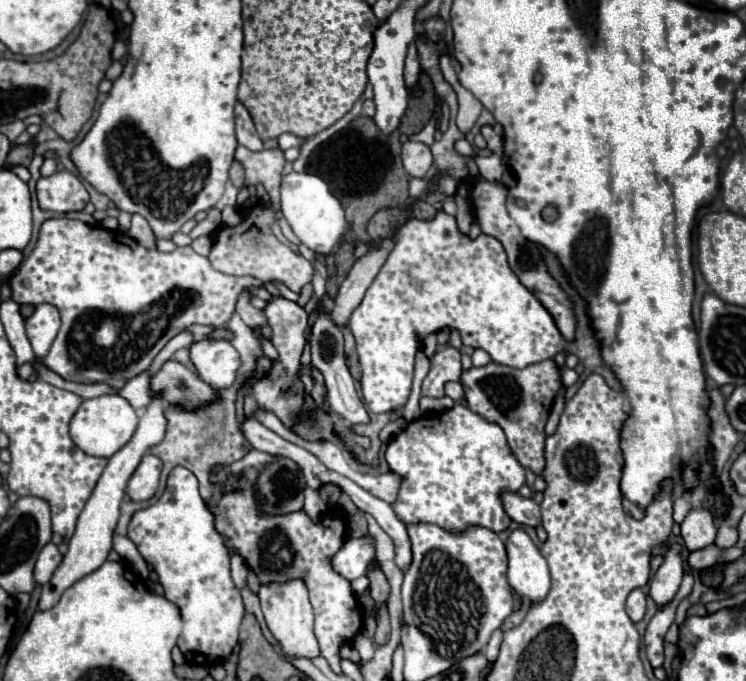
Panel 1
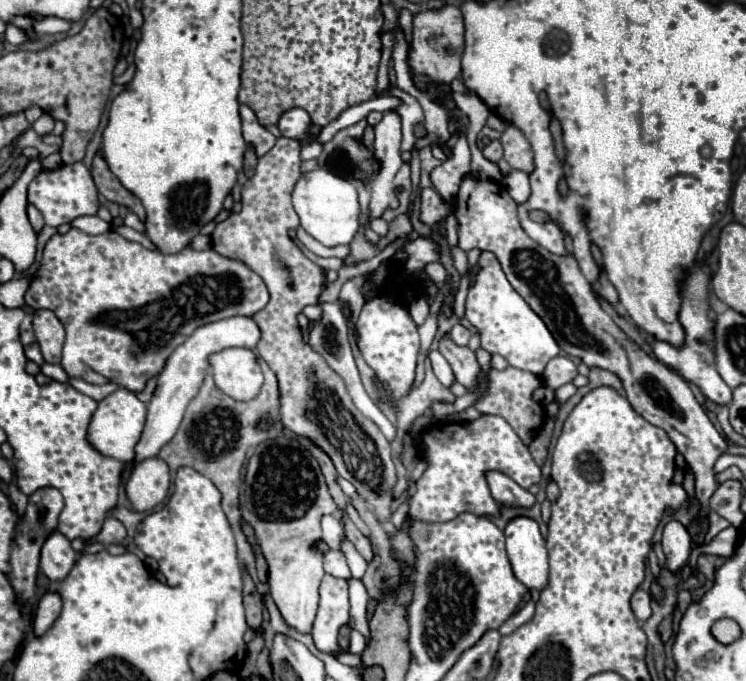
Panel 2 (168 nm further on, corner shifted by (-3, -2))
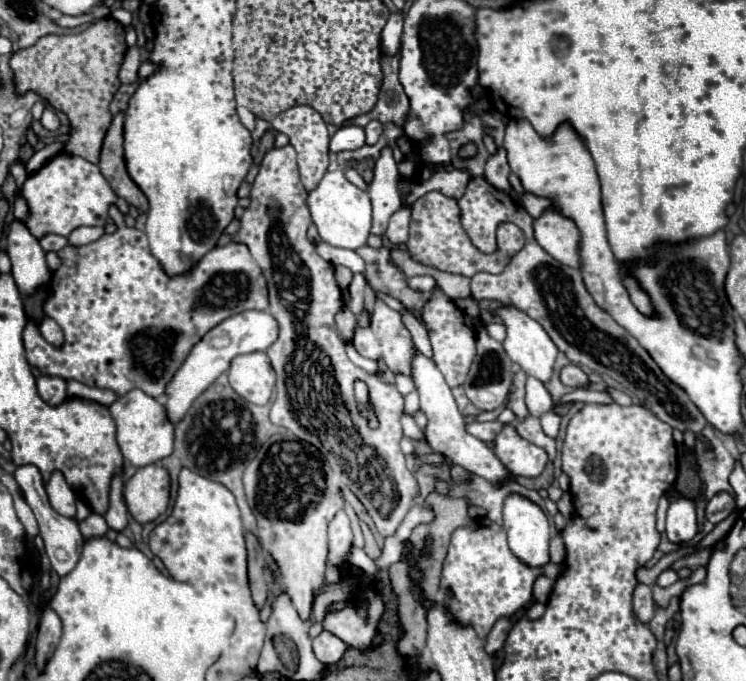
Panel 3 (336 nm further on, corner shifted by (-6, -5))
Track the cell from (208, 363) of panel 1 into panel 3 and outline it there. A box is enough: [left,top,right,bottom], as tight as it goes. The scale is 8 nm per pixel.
[229,353,275,405]

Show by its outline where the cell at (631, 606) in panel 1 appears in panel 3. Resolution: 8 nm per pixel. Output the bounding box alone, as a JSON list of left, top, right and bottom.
[633,583,655,623]

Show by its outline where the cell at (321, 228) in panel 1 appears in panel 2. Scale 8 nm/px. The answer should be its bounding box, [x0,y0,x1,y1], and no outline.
[292,168,362,246]

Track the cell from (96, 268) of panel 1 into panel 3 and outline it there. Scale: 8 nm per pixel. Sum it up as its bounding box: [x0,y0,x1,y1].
[25,205,269,397]

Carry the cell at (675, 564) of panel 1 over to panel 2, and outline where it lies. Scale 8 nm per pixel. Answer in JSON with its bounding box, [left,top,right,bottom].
[662,518,692,570]

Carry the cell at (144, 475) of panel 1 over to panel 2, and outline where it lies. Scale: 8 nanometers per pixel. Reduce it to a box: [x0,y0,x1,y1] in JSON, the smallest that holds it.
[126,458,168,512]

